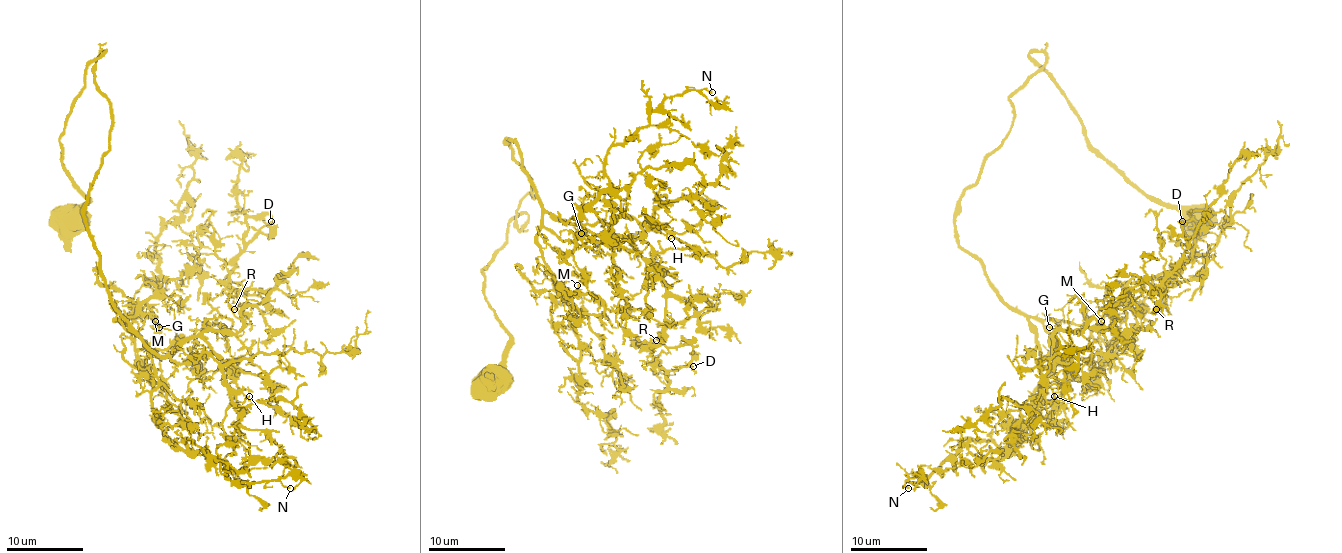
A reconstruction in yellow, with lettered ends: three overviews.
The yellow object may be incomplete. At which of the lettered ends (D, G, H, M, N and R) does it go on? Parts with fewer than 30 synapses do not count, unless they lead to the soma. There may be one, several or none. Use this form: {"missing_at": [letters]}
{"missing_at": ["D"]}

